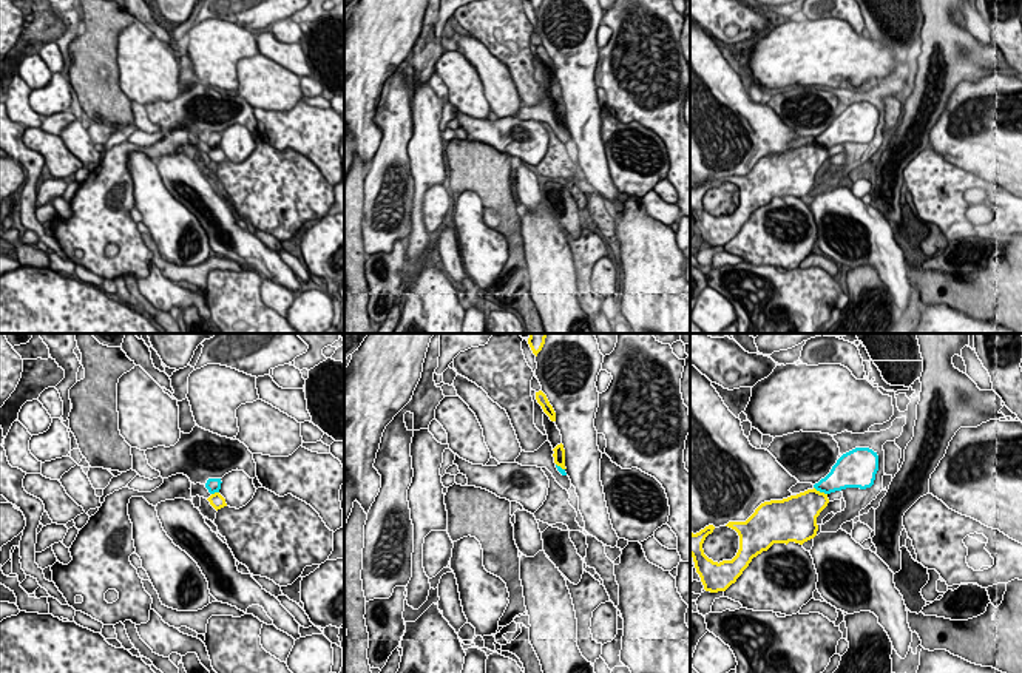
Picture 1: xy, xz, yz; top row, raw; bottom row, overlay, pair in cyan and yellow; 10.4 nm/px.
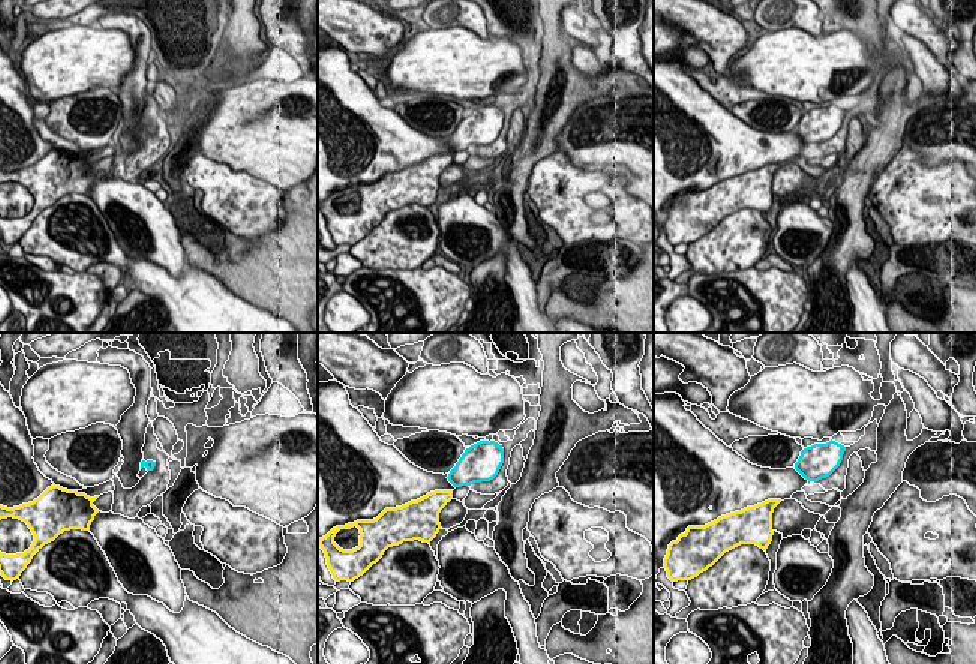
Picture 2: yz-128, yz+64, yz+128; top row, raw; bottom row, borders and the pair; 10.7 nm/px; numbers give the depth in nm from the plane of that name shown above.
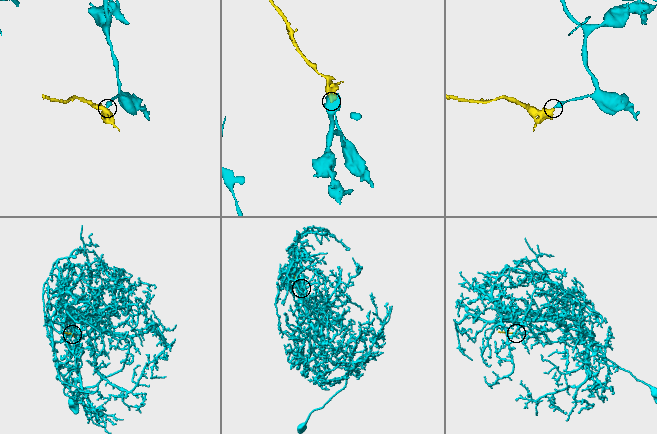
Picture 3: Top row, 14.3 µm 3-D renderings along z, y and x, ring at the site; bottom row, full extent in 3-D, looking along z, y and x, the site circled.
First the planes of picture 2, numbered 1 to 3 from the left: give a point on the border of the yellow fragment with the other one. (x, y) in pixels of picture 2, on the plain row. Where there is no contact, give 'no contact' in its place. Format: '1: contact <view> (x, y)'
1: no contact
2: no contact
3: no contact

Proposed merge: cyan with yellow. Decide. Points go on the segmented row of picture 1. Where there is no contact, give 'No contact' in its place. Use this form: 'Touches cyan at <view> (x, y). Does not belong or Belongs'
Touches cyan at yz (820, 491). Does not belong

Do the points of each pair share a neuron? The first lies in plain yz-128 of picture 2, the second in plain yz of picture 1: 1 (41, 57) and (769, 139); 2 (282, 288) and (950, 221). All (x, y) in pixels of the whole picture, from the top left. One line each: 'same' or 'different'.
1: different
2: different

